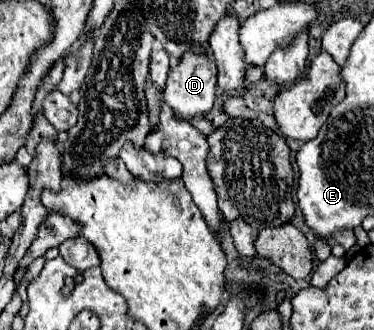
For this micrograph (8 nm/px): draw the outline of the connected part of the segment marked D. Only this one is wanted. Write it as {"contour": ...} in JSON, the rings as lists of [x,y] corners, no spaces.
{"contour":[[[189,52],[185,60],[179,60],[177,66],[171,68],[167,86],[163,90],[165,104],[173,110],[177,120],[191,122],[195,116],[205,116],[211,112],[215,102],[215,84],[217,84],[217,66],[207,56],[207,52]]]}

